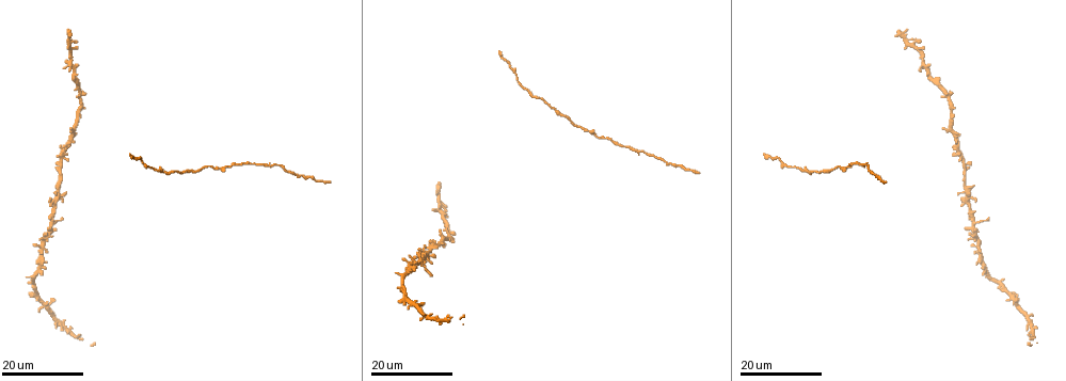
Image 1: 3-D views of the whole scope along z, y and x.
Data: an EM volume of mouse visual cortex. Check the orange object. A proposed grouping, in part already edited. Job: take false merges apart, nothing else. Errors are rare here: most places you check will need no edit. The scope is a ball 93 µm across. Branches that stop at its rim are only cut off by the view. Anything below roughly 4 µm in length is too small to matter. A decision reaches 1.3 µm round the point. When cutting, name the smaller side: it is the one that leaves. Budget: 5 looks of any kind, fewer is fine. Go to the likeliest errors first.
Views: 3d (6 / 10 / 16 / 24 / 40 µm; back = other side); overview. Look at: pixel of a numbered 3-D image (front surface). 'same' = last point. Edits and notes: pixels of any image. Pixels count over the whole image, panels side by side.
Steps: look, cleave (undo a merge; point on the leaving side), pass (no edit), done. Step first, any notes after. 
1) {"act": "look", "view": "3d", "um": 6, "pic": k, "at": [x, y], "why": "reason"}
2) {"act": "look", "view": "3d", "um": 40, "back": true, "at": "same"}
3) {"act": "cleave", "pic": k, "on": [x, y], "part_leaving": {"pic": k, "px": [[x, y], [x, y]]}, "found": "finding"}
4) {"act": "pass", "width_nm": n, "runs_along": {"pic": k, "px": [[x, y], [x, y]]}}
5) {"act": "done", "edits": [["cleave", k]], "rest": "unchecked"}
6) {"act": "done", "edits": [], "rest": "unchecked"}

{"act": "look", "view": "3d", "um": 24, "pic": 1, "at": [974, 221], "why": "looks like a crossing"}

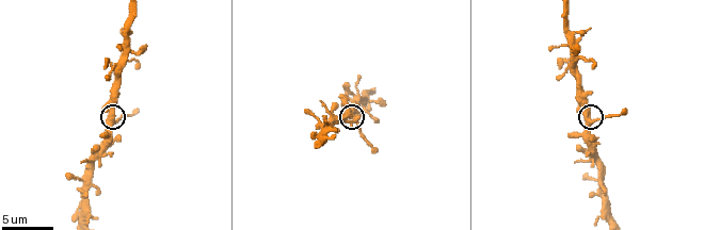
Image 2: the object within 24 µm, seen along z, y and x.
{"act": "look", "view": "3d", "um": 6, "pic": 2, "at": [116, 121]}

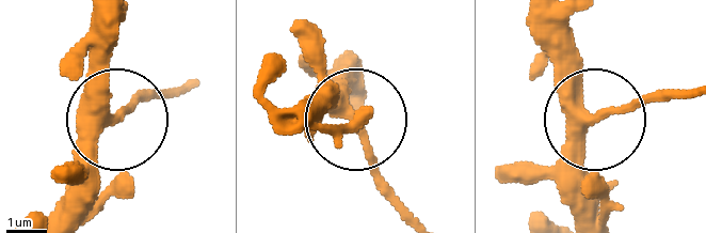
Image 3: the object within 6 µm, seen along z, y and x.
{"act": "pass", "arms": 4, "runs_along": {"pic": 3, "px": [[540, 21], [557, 82], [584, 113], [693, 93]]}, "found": "one neuron here"}

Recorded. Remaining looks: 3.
{"act": "look", "view": "3d", "um": 16, "pic": 1, "at": [803, 170], "why": "thick turns thin"}

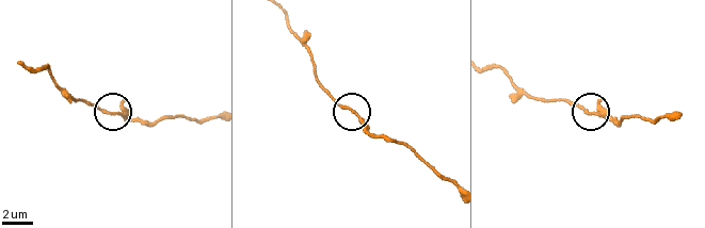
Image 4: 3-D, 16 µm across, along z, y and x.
{"act": "look", "view": "3d", "um": 6, "pic": 4, "at": [350, 109]}

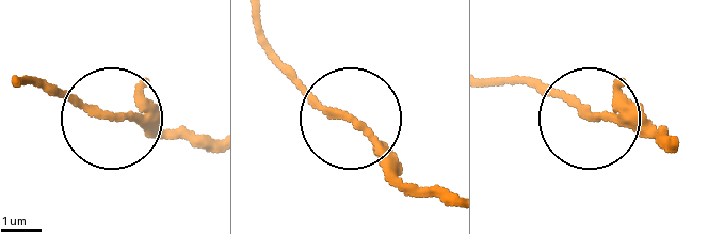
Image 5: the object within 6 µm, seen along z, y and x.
{"act": "pass", "arms": 3, "found": "one neuron here"}

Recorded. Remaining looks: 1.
{"act": "done", "edits": [], "rest": "unchecked"}

